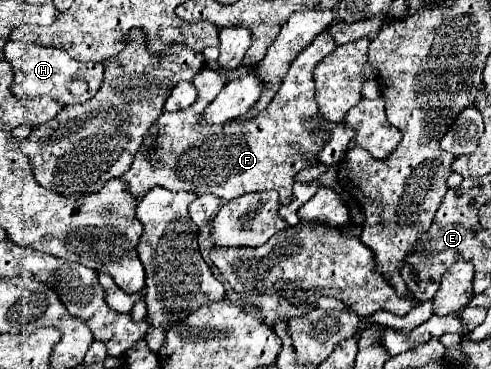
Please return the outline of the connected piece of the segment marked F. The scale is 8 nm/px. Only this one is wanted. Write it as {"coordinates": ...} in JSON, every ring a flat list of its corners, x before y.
{"coordinates":[[323,31,293,61,271,105,247,123,243,119,235,119,227,125,199,125,199,117,205,107,225,85,225,73,203,67,195,77,195,103,183,111,163,113,145,135,131,169,123,175,129,183,129,193,141,199,149,189,161,185,169,191,191,191,199,195,215,193,217,197,229,201,245,193,273,189,279,193,281,205,287,205,291,201,295,173,307,165,315,165,315,149,319,149,319,143,317,137,311,137,311,133,303,129,303,117,319,117,313,69,335,47,337,43,333,37]]}

